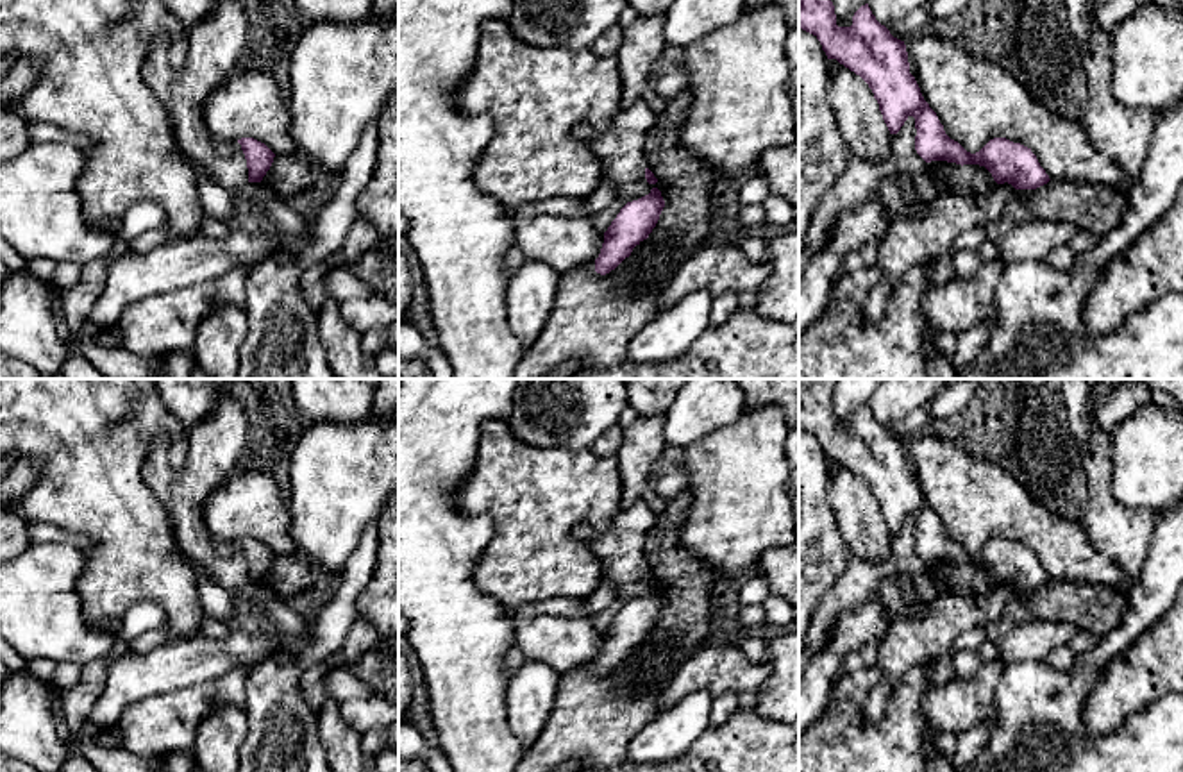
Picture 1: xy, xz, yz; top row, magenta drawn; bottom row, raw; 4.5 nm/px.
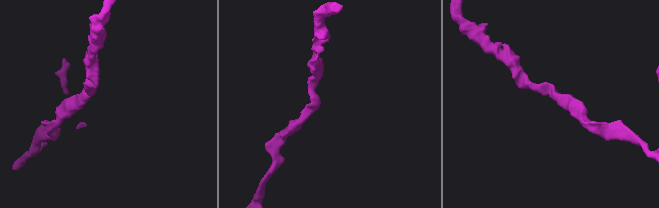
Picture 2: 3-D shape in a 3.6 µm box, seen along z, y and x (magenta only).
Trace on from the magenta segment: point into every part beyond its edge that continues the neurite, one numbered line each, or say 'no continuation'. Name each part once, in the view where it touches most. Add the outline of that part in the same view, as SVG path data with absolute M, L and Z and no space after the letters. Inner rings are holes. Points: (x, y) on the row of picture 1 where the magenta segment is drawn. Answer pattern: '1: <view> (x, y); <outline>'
no continuation

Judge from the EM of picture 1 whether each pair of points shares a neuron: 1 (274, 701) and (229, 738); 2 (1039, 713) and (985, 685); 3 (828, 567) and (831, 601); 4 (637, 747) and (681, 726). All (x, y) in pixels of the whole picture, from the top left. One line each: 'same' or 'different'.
1: different
2: different
3: different
4: same

